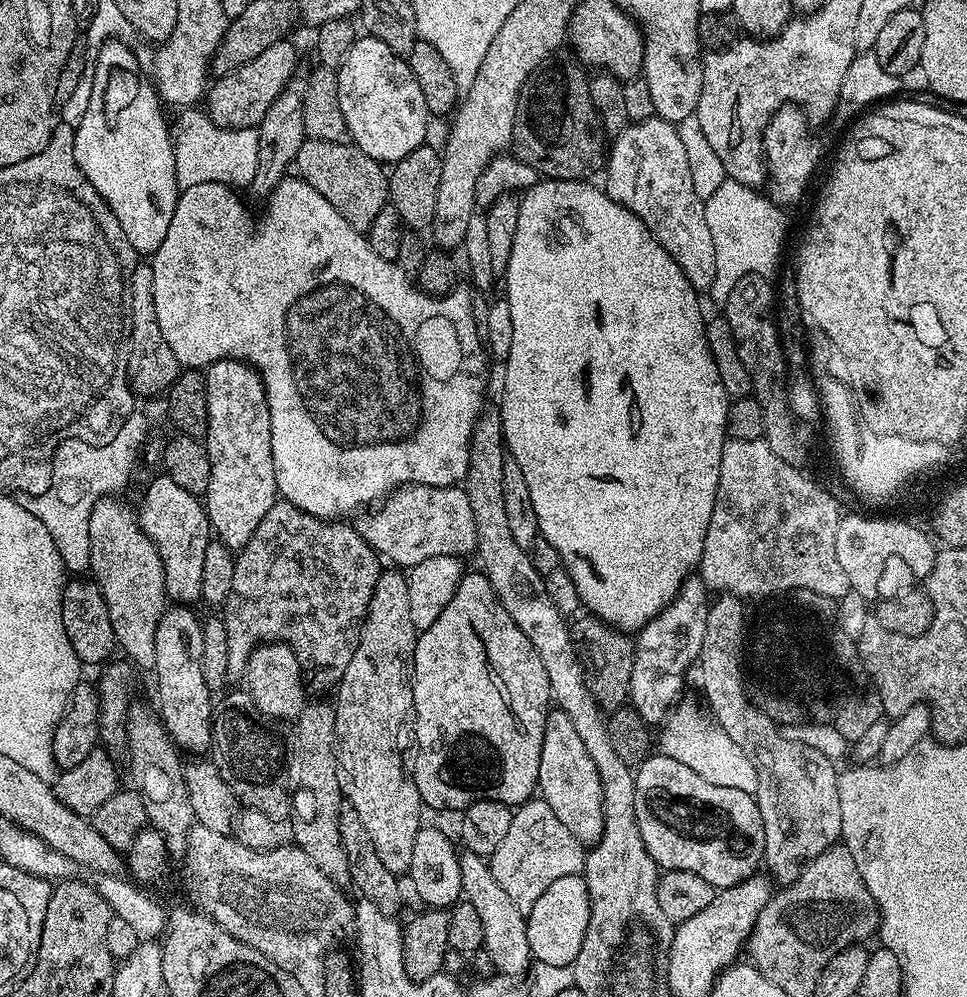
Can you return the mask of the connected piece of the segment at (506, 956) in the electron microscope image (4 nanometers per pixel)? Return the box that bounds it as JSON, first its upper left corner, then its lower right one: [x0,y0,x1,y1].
[460,850,533,977]

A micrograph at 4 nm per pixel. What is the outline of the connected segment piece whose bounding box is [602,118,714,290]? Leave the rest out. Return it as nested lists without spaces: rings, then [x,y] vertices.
[[[653,118],[629,123],[611,141],[606,156],[602,187],[614,202],[626,206],[650,230],[650,234],[682,266],[682,274],[697,290],[711,289],[714,282],[714,242],[706,226],[704,201],[694,194],[689,159],[671,120]]]

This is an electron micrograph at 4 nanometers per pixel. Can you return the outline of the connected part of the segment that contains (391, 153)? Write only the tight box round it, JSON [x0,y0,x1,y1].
[336,35,430,166]

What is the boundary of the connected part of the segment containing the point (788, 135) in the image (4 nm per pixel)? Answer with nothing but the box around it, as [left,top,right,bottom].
[764,106,820,206]

